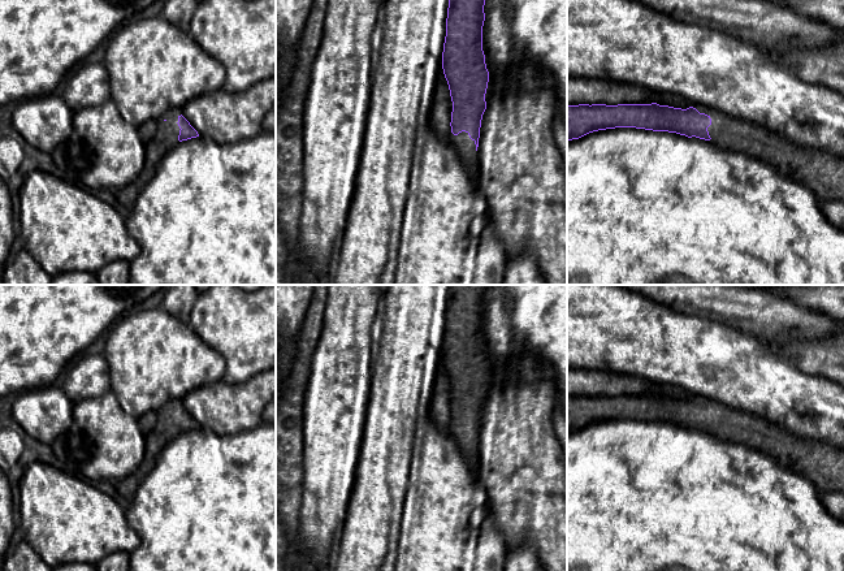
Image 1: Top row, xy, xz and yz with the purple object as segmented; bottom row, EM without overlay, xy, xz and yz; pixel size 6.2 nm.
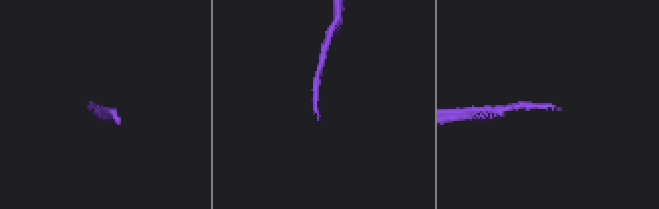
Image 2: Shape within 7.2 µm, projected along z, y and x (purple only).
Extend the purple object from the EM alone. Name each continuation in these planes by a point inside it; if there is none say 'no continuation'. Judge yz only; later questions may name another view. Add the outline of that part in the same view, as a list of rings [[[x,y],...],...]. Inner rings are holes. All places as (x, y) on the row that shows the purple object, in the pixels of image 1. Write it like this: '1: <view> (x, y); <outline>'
1: yz (822, 172); [[[694,104],[694,108],[711,118],[707,127],[711,146],[771,164],[783,176],[809,187],[821,206],[844,200],[844,157],[800,147],[763,126],[706,105]]]

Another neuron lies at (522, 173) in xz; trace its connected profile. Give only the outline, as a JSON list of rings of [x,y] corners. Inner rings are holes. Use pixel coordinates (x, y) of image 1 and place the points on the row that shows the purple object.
[[[521,61],[514,68],[514,82],[511,85],[508,85],[503,77],[489,75],[485,101],[486,109],[481,120],[477,156],[480,163],[479,186],[489,206],[486,220],[492,222],[495,235],[503,245],[507,258],[514,258],[525,251],[531,251],[547,285],[567,285],[567,169],[554,138],[554,120],[557,118],[554,82],[550,75],[541,75],[533,64]]]

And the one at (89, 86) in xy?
[[[87,64],[73,74],[64,90],[62,99],[73,113],[111,100],[109,78],[103,64]]]

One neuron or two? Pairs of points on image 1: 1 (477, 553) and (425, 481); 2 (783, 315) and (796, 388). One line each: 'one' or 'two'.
1: one
2: two

